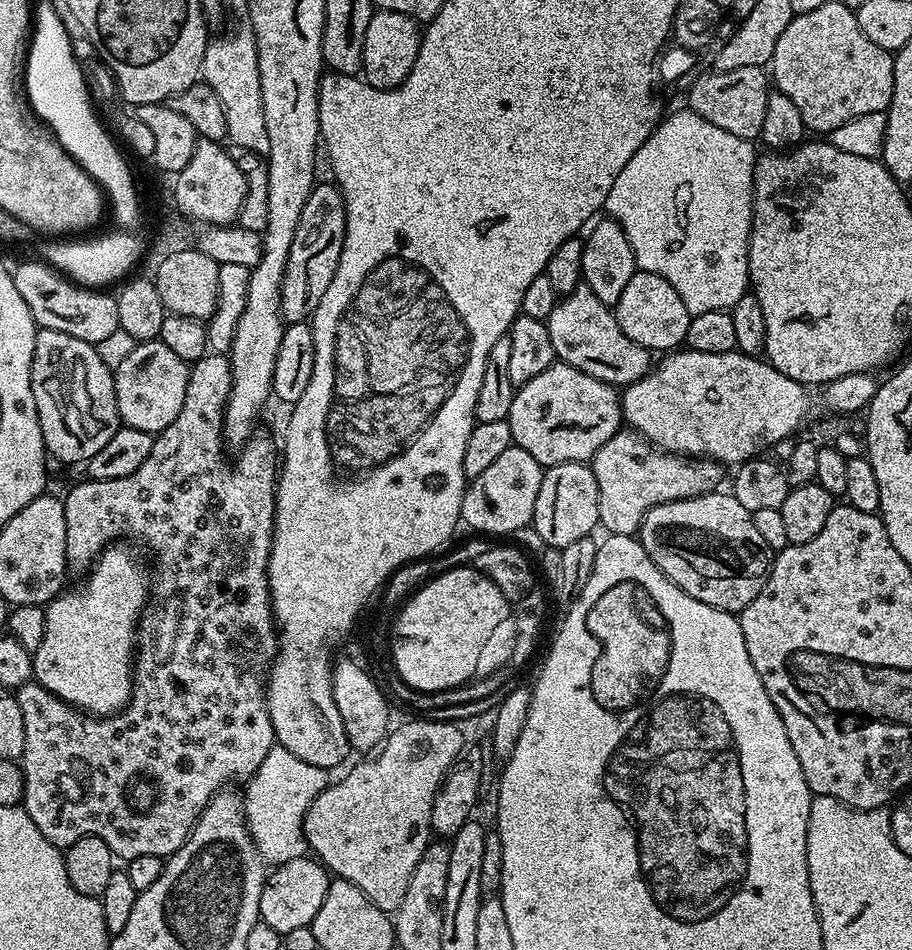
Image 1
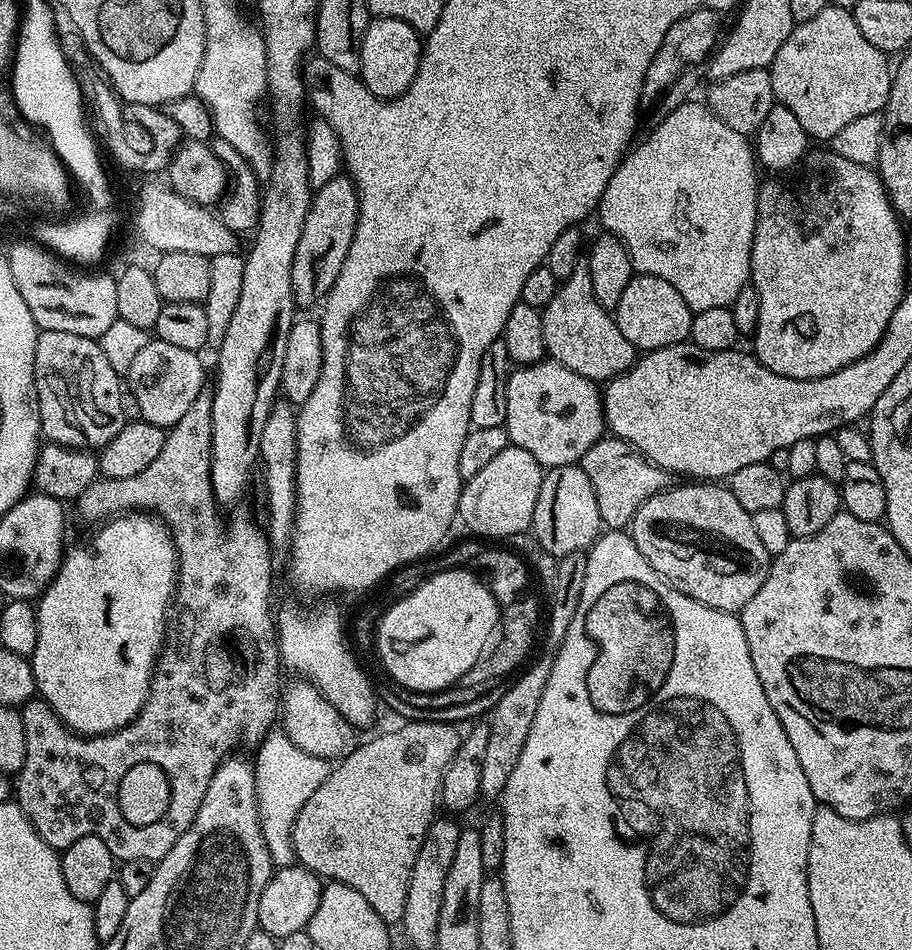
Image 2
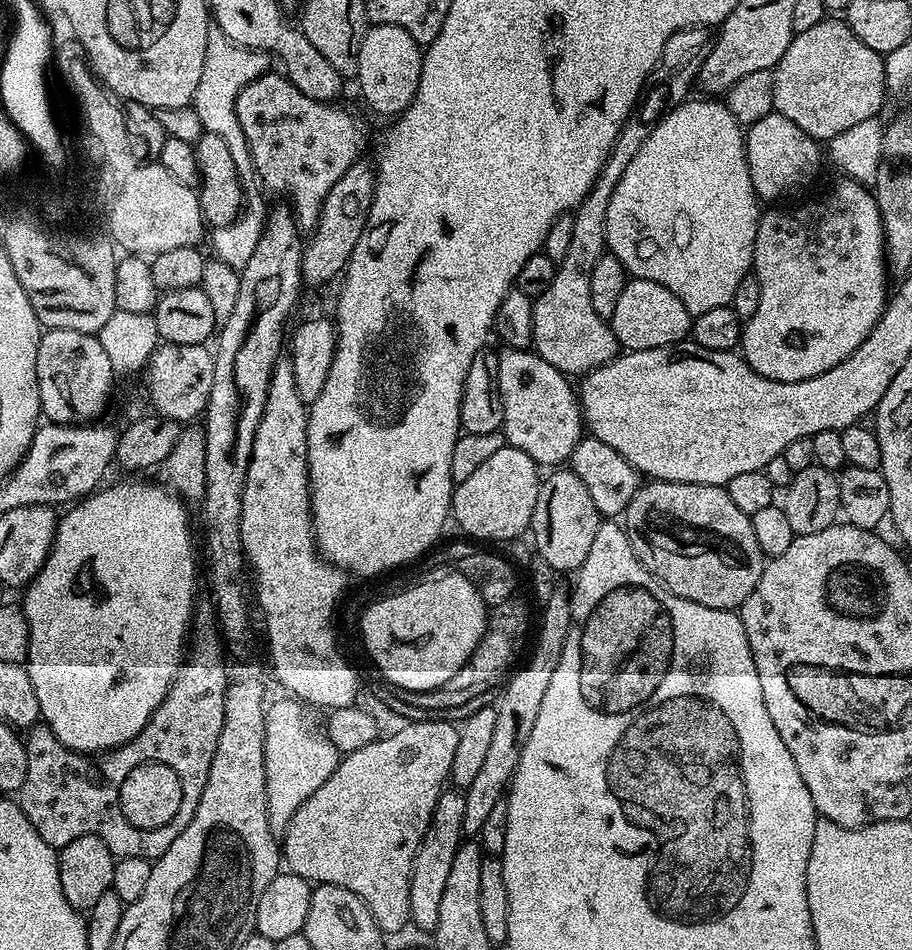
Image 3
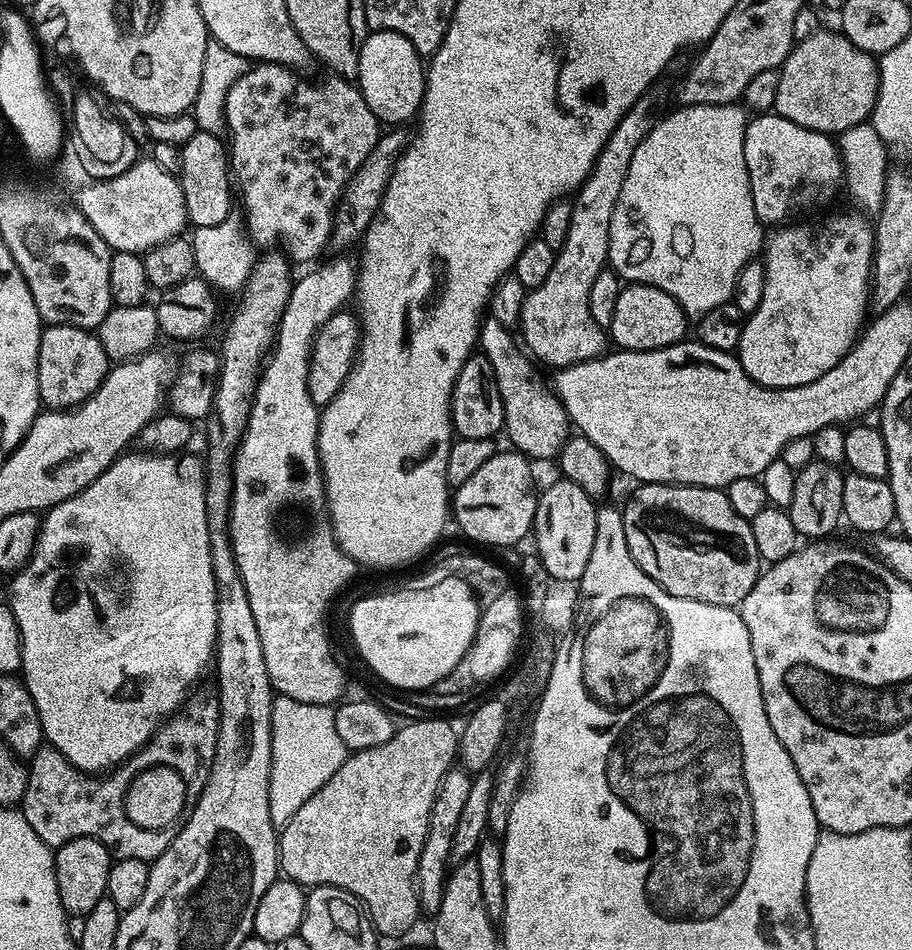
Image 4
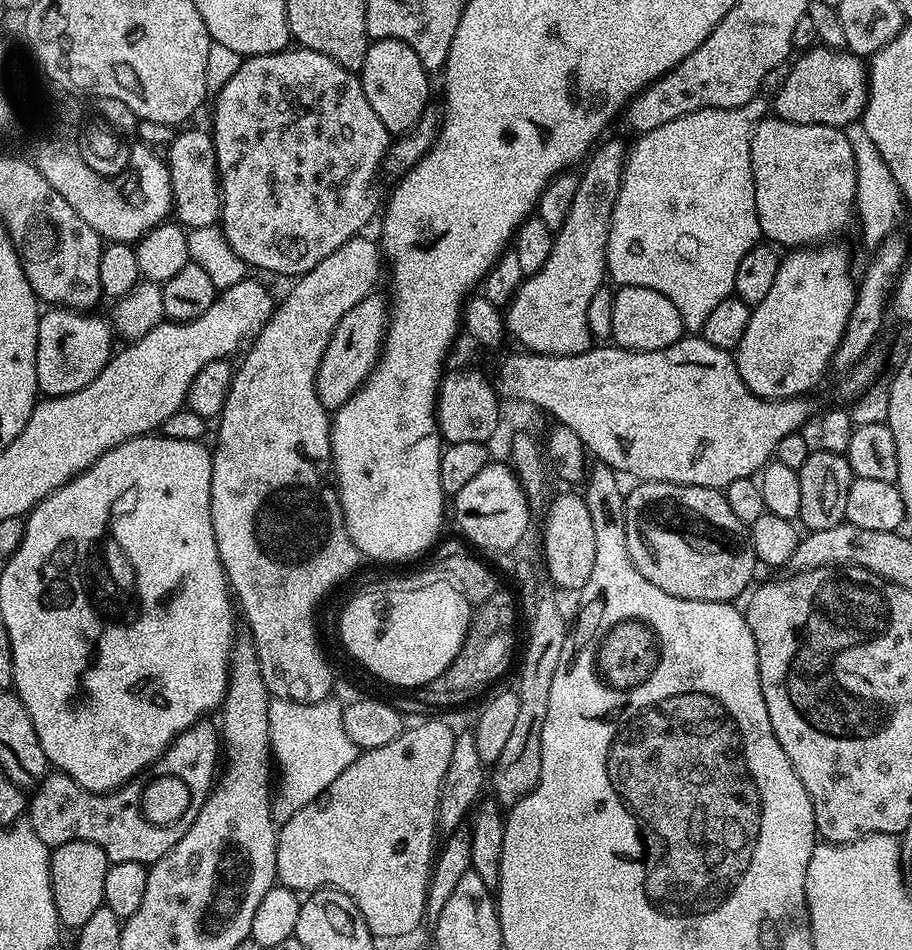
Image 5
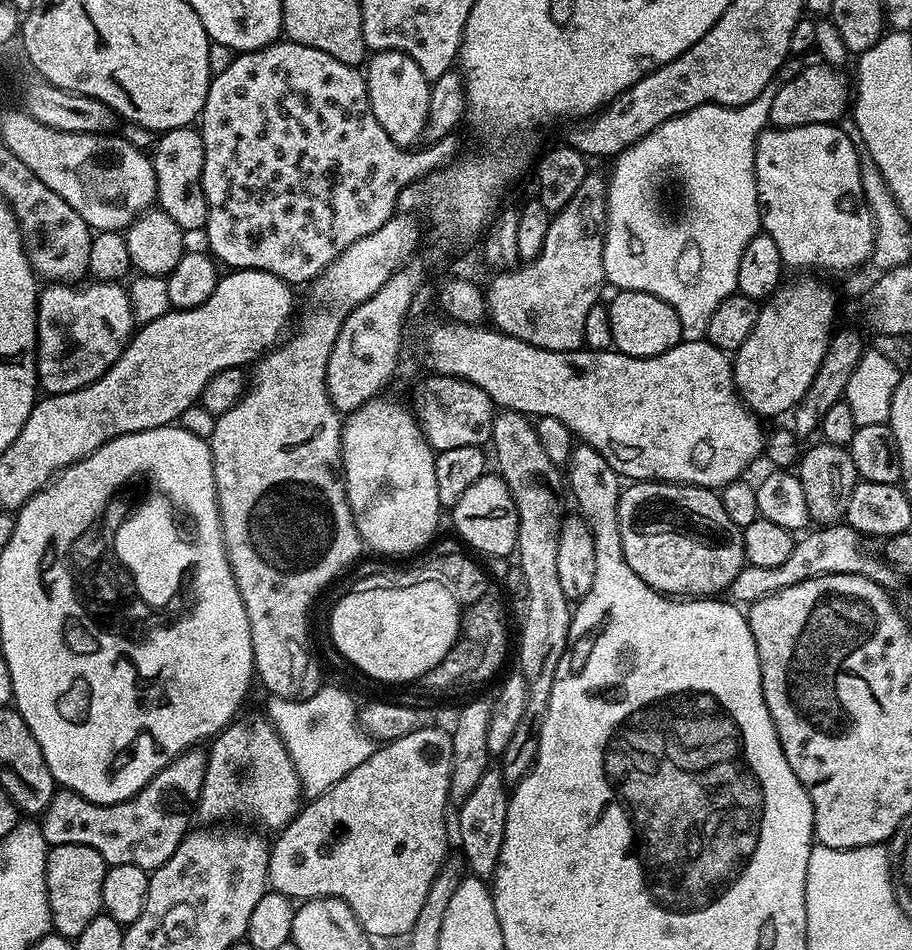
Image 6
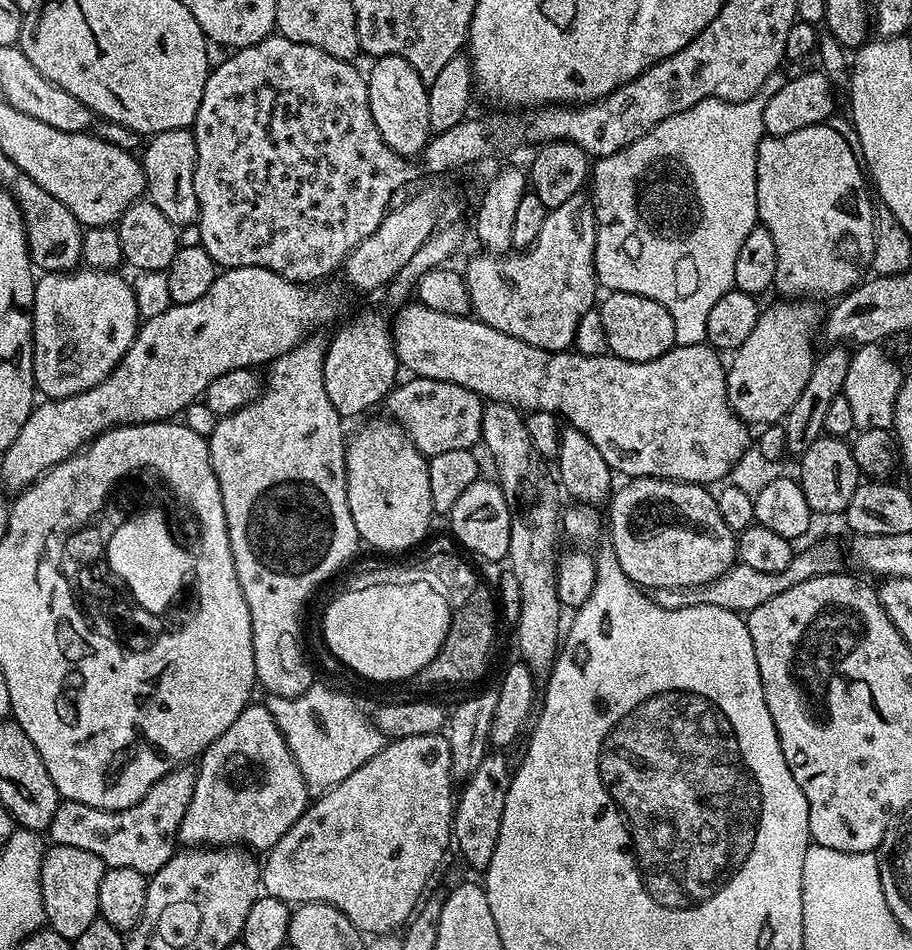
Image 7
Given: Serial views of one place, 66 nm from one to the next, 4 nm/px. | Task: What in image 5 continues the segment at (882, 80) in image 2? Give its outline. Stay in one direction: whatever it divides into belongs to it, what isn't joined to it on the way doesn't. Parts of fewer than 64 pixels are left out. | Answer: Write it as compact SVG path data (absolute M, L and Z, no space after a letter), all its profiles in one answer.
M820 47L807 49L801 55L804 57L792 64L789 78L775 93L774 112L786 122L847 129L863 117L868 101L868 69L861 57L847 50Z

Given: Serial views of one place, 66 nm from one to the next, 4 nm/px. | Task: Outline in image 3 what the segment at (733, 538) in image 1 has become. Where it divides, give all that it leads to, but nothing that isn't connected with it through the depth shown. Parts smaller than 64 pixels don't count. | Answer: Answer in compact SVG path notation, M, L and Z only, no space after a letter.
M669 480L648 482L641 486L622 513L622 527L642 566L676 596L702 606L739 609L750 598L762 578L766 558L754 538L752 517L742 514L730 502L727 487L718 484L679 484Z

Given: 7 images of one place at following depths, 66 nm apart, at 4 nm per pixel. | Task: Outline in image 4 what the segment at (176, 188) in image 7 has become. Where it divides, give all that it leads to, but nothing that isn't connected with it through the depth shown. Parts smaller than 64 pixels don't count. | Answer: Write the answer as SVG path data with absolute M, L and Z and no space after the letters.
M197 130L190 142L179 145L178 179L186 202L186 214L193 229L217 226L233 215L234 177L225 141L219 135Z

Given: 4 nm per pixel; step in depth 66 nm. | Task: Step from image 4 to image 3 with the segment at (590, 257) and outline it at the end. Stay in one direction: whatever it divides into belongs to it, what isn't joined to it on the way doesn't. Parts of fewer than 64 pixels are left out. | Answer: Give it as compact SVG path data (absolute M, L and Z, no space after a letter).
M699 55L690 57L681 68L674 69L665 80L658 81L656 85L653 83L643 93L640 103L622 126L594 186L588 191L584 201L574 209L574 235L570 241L570 250L566 252L566 258L559 261L554 282L550 282L550 287L541 296L535 297L532 306L532 348L537 356L569 377L580 378L593 372L595 368L606 366L621 351L611 323L602 319L590 302L590 274L594 274L594 262L606 255L606 210L610 198L614 198L614 186L622 182L622 174L626 174L626 166L630 166L630 161L634 159L634 154L638 154L642 142L650 138L650 134L666 114L682 106L693 95L697 87L696 76L700 72L700 62Z

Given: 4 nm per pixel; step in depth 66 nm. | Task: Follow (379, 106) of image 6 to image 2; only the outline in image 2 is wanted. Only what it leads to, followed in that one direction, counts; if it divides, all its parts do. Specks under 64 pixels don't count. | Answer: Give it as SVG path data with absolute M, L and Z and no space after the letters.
M398 18L373 19L362 38L358 75L370 94L383 100L393 100L405 92L410 82L414 82L414 74L420 65L421 51L421 33L406 26L406 22L398 22Z

